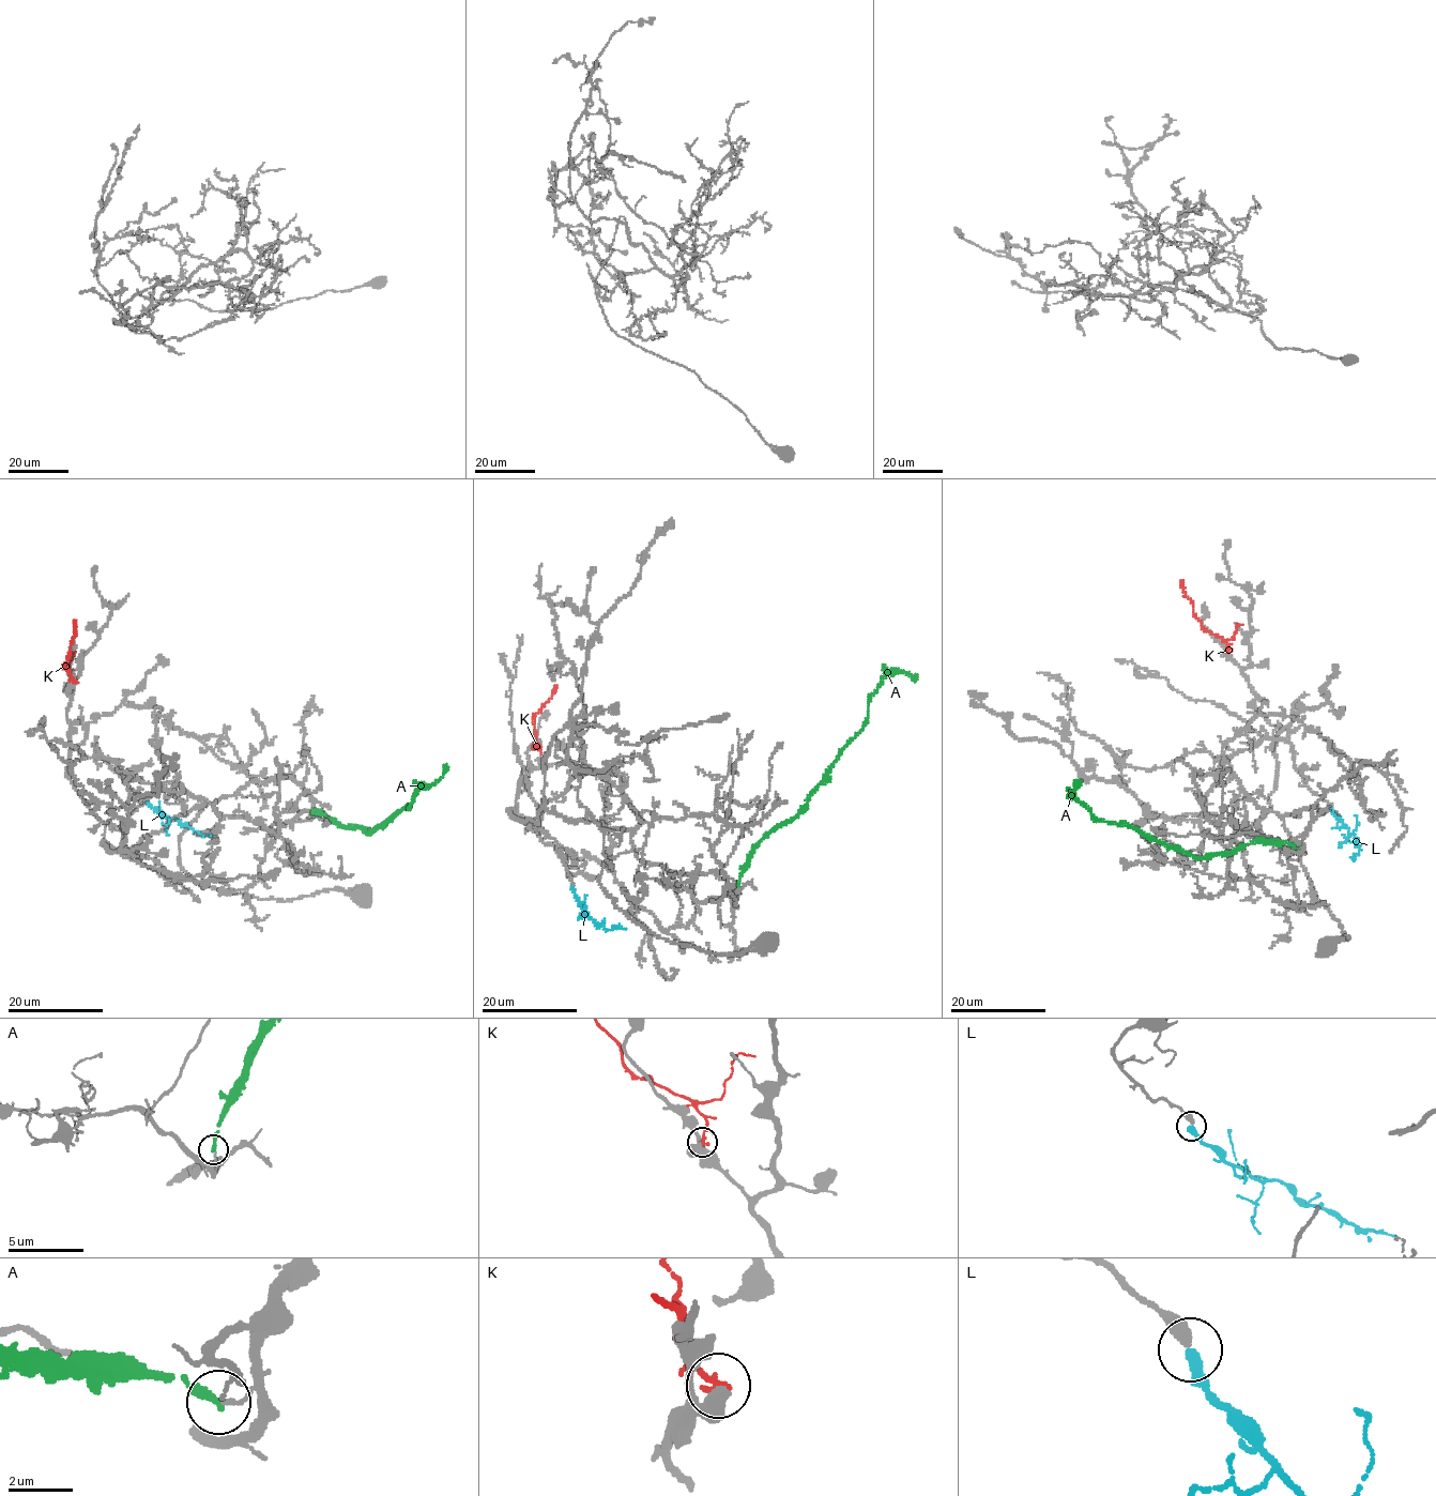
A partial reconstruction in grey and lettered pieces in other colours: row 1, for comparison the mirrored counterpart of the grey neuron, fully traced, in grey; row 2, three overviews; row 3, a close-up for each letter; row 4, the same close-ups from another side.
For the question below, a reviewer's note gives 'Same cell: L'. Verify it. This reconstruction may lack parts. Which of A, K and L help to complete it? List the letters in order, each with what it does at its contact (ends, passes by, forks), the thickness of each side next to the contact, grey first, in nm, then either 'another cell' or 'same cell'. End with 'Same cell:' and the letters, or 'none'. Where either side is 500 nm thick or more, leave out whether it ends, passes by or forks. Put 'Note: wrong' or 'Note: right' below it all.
A: it ends | 110/240 nm | another cell
K: 500/170 nm | another cell
L: it ends | 400/360 nm | same cell
Same cell: L
Note: right

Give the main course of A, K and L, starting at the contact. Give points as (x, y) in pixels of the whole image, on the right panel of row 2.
A: (1297, 846), (1257, 841), (1225, 853), (1192, 856), (1126, 824), (1101, 822), (1072, 798), (1070, 794), (1080, 781)
K: (1226, 651), (1226, 643), (1204, 629), (1192, 611), (1192, 600), (1185, 593), (1180, 579)
L: (1331, 808), (1357, 841), (1358, 852), (1353, 860)

